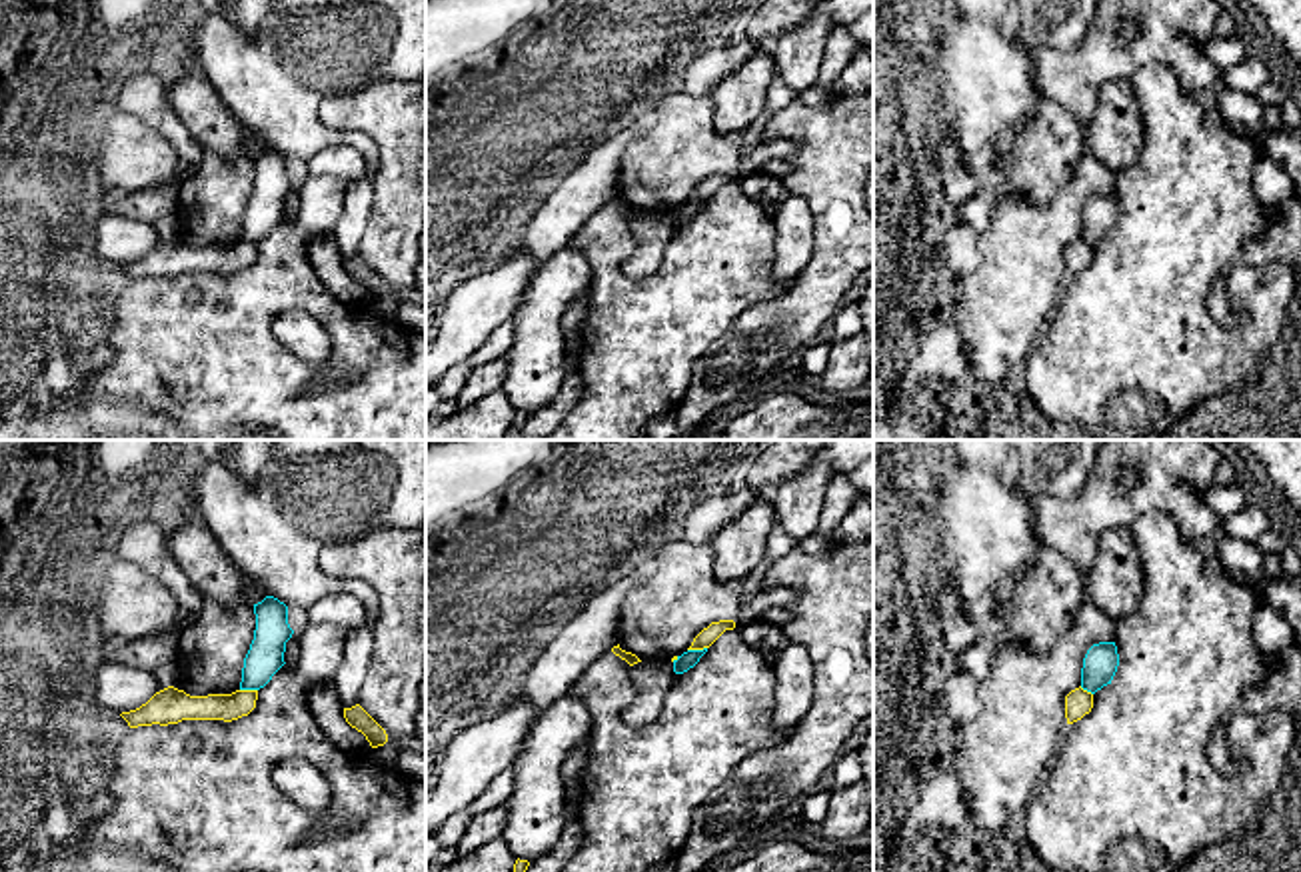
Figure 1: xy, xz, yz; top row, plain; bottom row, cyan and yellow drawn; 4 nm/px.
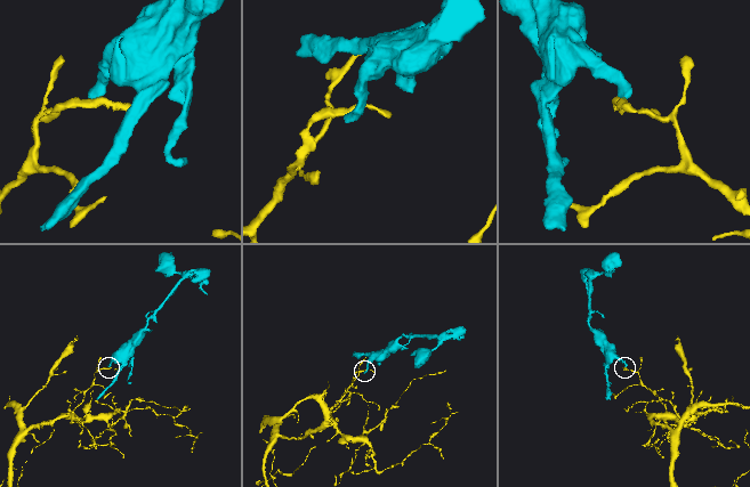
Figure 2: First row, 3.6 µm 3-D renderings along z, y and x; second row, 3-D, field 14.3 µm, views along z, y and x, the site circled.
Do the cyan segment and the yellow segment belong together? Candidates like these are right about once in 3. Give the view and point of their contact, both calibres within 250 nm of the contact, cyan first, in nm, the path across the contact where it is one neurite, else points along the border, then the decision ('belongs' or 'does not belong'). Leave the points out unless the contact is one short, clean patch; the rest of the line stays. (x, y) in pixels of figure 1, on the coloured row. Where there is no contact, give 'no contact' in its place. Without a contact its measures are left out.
contact xz (696, 650); calibres 70 and 70 nm; border xz (706, 646), (688, 650); does not belong

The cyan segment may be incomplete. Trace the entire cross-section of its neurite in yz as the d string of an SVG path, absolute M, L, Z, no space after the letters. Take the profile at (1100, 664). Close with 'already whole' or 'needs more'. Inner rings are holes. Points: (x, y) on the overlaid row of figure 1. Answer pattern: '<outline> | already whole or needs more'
M1115 642L1093 644L1081 668L1081 688L1095 694L1103 686L1111 684L1119 666L1119 654Z | already whole

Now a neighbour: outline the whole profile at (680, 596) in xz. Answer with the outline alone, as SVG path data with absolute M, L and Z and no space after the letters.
M667 544L620 606L620 648L640 660L671 660L711 622L733 620L745 600L741 580L717 580L713 560L711 544Z

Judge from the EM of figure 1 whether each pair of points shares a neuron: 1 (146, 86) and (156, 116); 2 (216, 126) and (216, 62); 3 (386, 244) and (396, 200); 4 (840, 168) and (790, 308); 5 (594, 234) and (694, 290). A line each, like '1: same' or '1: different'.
1: same
2: different
3: same
4: same
5: same

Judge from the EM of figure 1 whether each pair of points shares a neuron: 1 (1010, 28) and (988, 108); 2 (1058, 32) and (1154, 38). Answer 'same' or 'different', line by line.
1: different
2: different

